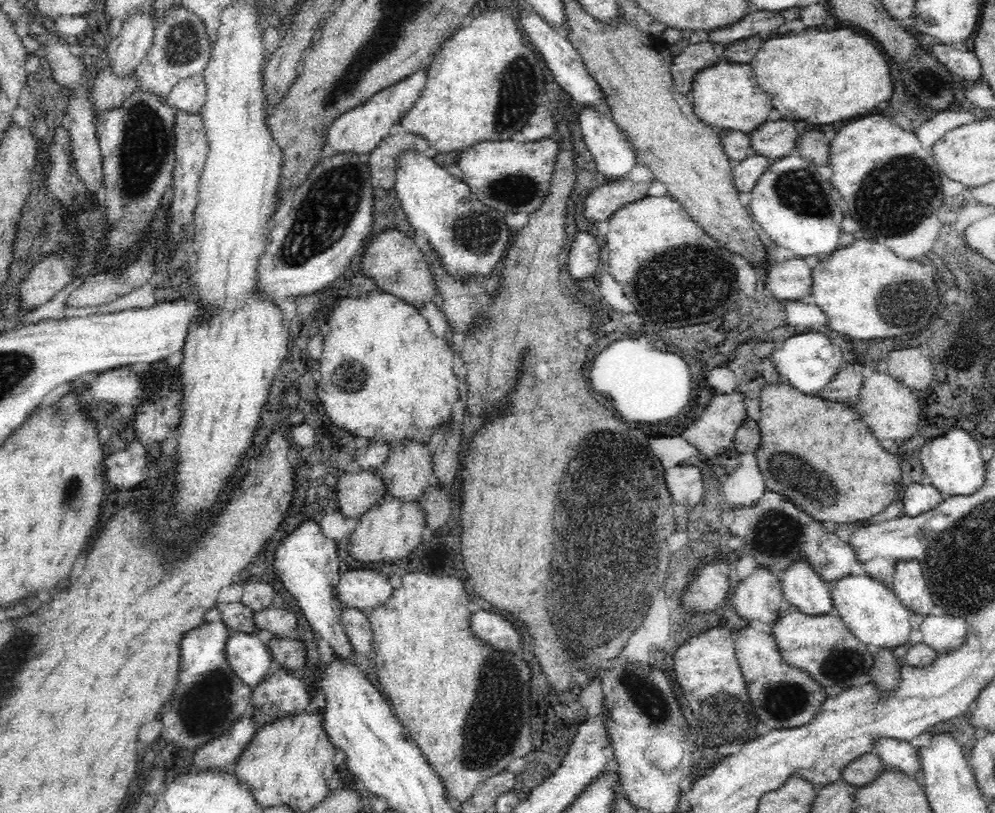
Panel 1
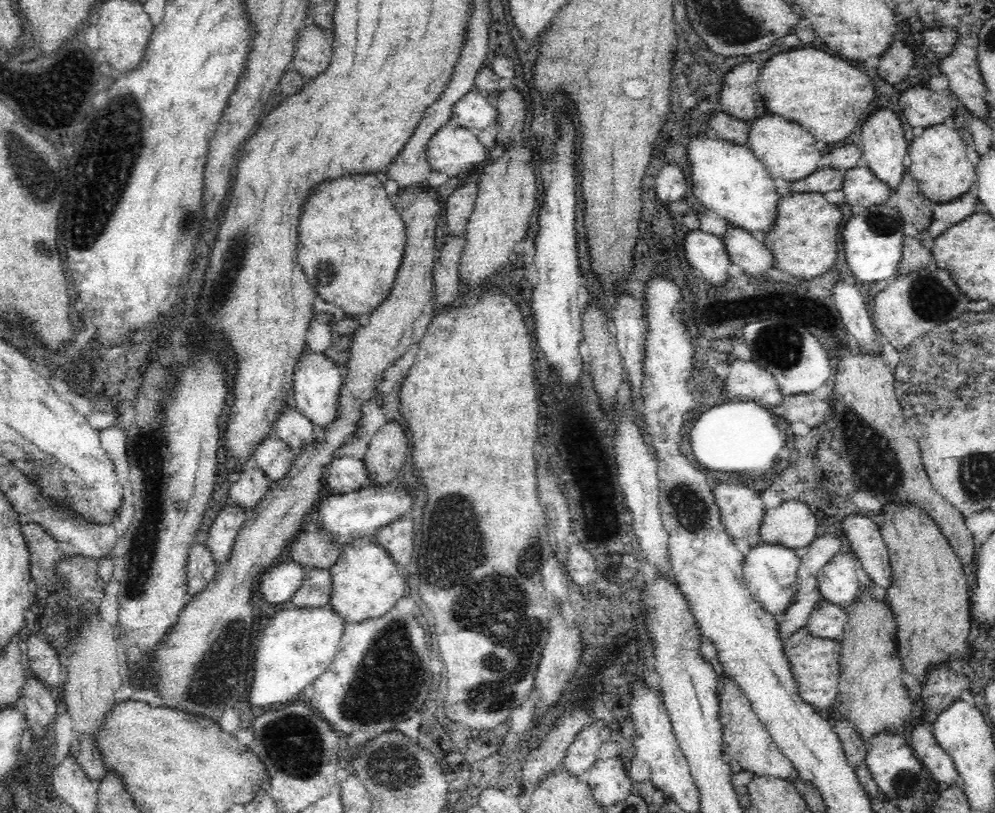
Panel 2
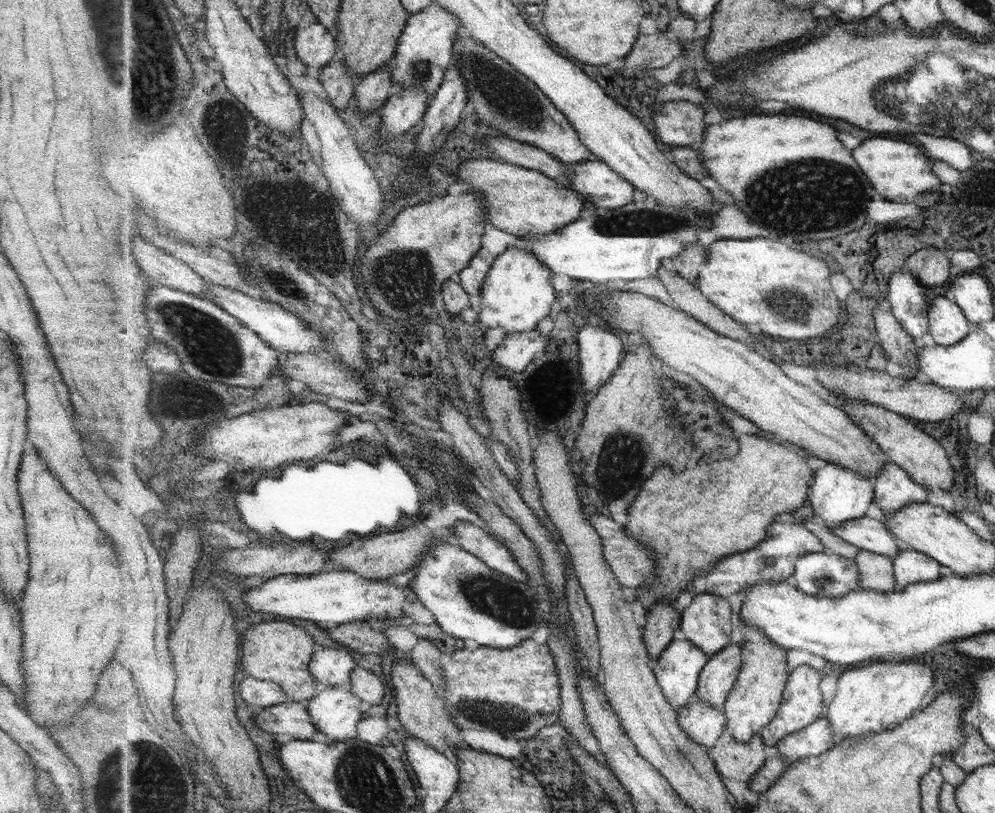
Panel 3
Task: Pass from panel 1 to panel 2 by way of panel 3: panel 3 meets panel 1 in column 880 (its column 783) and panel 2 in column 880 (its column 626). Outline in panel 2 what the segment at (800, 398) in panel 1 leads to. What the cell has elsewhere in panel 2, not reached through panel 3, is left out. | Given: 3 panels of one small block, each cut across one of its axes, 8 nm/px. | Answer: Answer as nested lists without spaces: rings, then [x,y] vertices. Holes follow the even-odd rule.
[[[886,504],[882,508],[882,516],[883,520],[878,525],[889,552],[892,568],[892,584],[887,588],[885,599],[896,615],[898,652],[904,661],[904,670],[911,683],[915,700],[921,701],[924,709],[930,708],[932,712],[940,715],[954,702],[961,700],[964,692],[970,692],[970,679],[949,666],[952,658],[957,661],[970,660],[976,652],[974,642],[968,644],[969,630],[973,623],[968,578],[954,547],[936,521],[926,512],[915,506]]]

